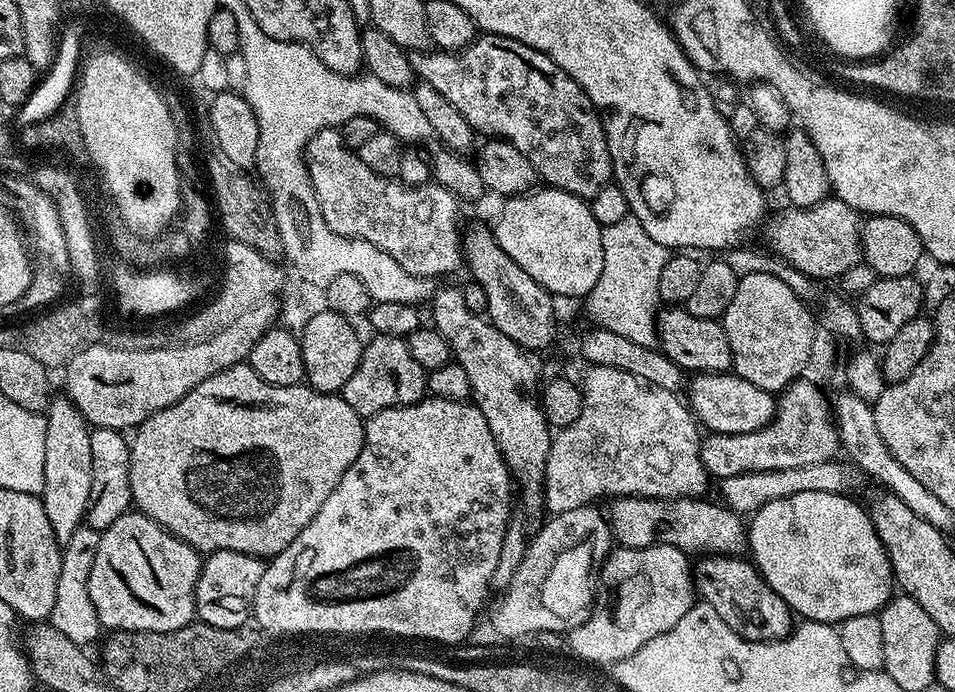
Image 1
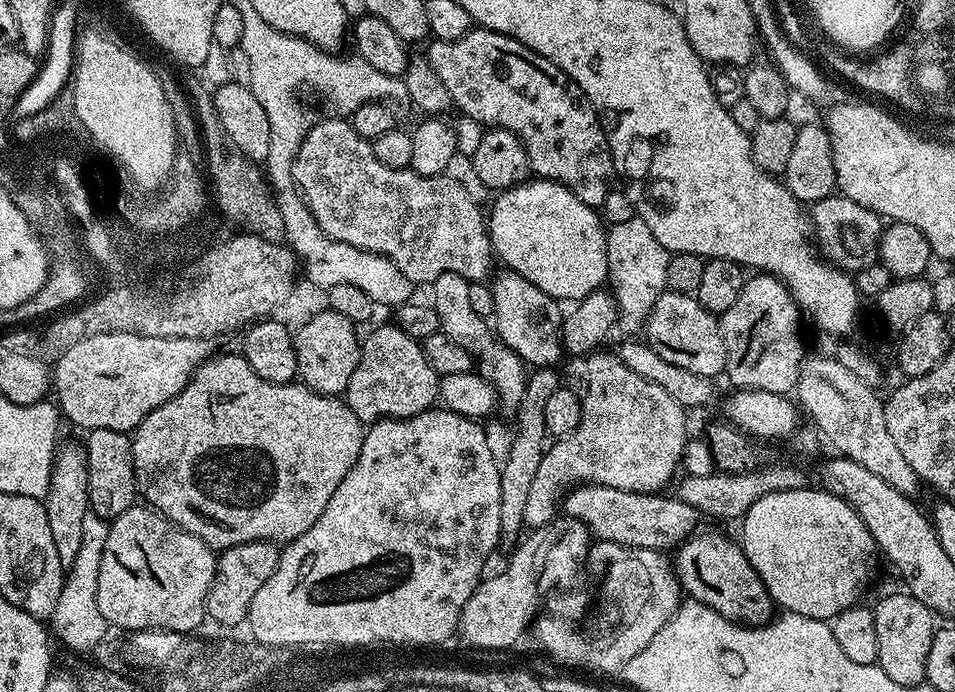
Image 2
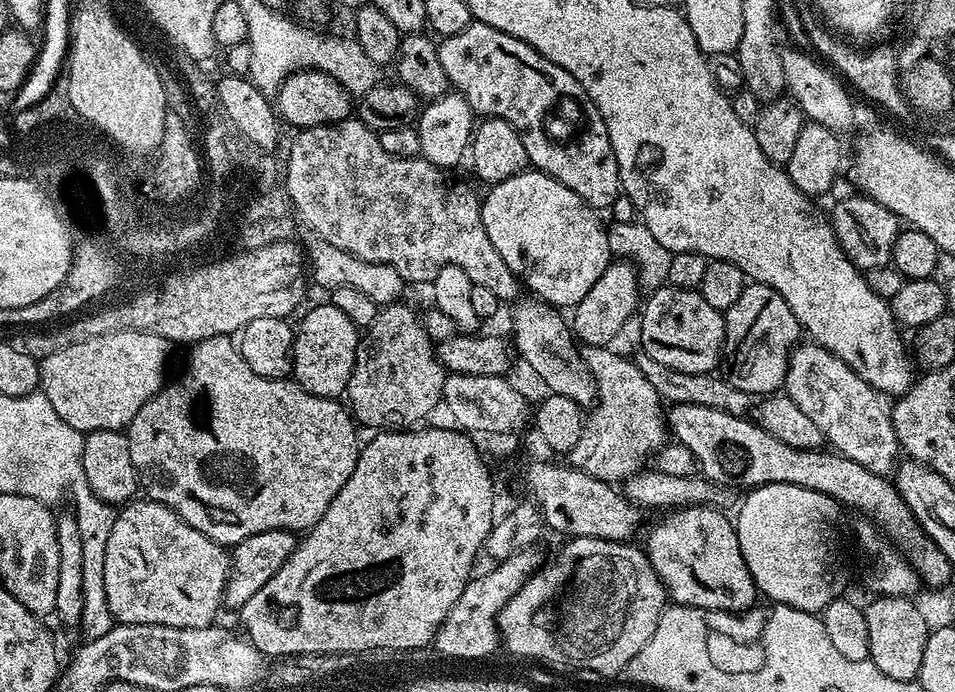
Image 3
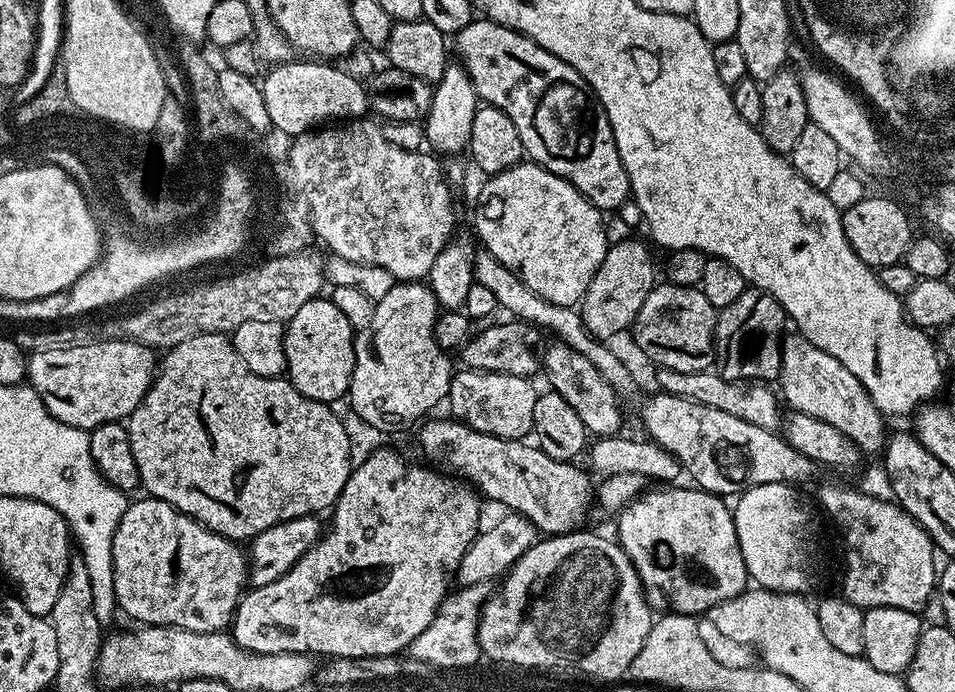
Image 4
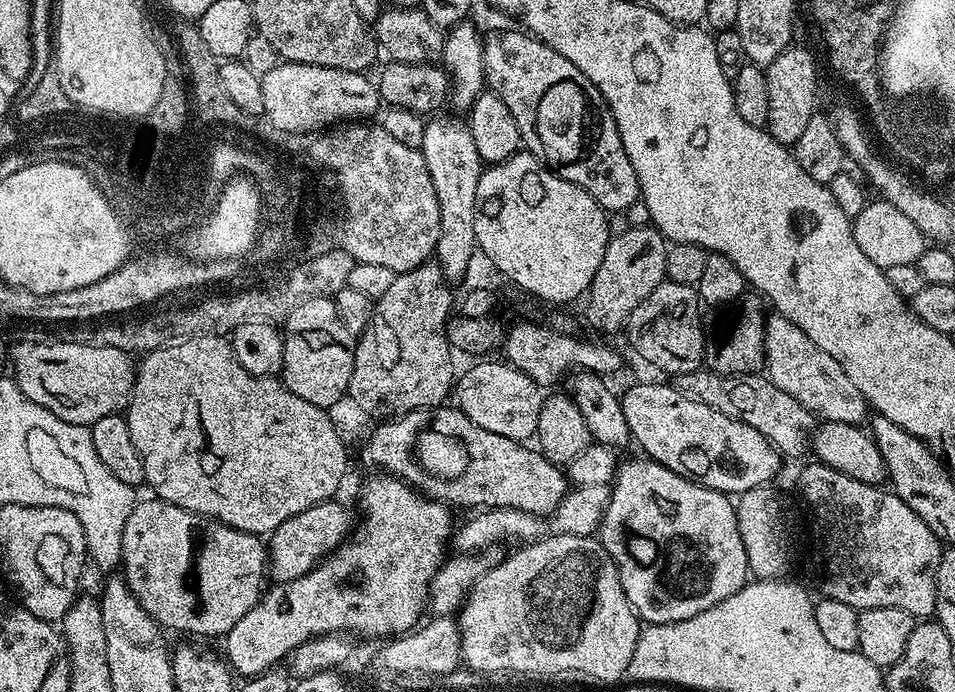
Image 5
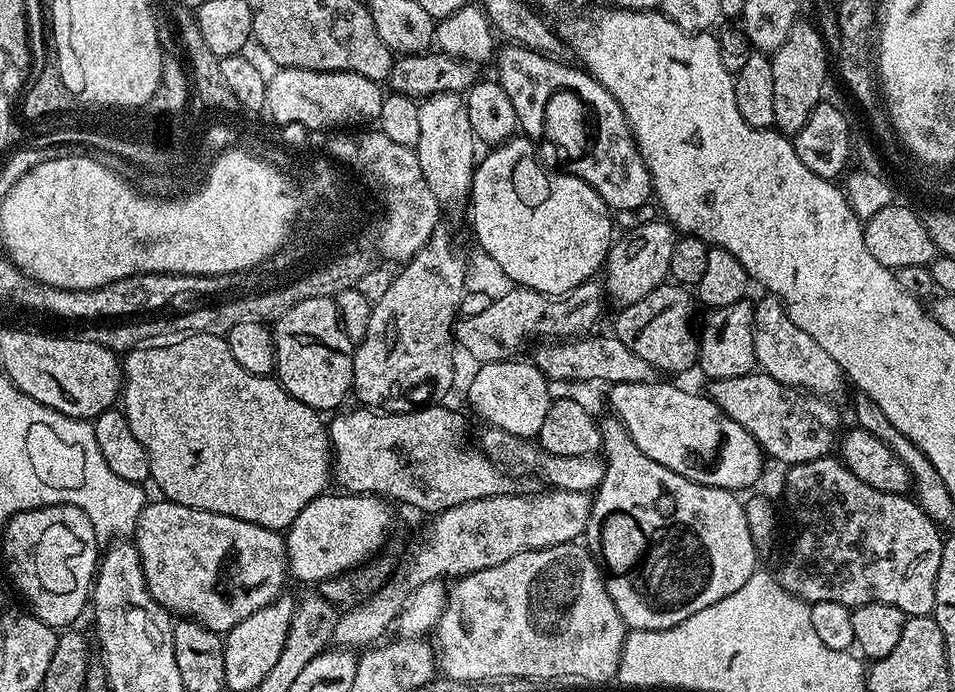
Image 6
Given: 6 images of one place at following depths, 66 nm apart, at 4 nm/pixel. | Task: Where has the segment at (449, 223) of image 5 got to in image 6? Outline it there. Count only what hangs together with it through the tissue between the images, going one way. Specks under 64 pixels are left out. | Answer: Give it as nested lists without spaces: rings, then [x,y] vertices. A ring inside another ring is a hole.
[[[443,92],[423,97],[419,101],[419,137],[416,143],[418,166],[426,178],[426,186],[441,206],[467,201],[472,190],[472,176],[476,173],[478,141],[470,126],[470,114],[465,97],[458,92]]]

